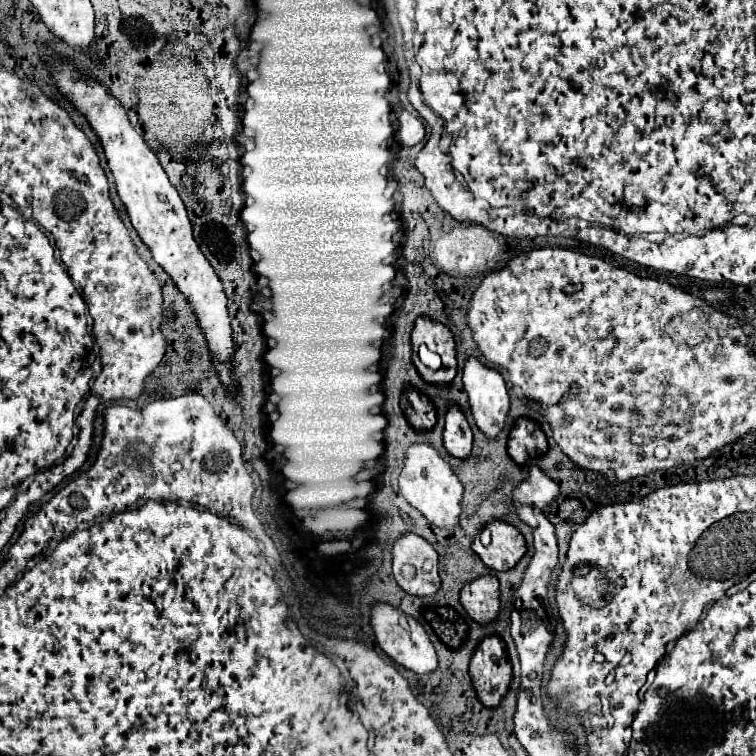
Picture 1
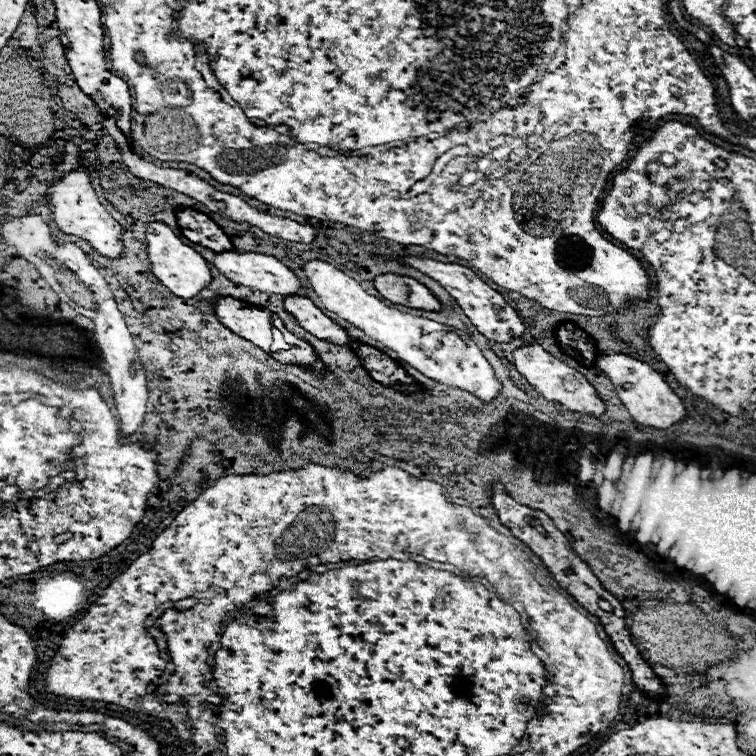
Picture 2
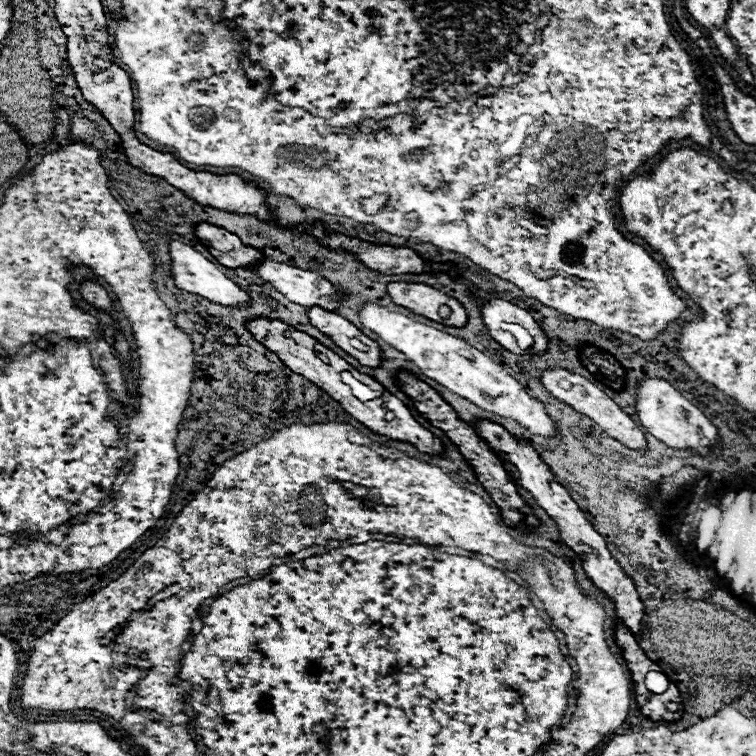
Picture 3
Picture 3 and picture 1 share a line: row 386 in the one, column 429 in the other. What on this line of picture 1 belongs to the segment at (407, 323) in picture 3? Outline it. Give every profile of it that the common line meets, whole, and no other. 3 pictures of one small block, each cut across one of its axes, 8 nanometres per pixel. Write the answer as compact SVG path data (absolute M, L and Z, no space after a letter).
M410 446L406 460L404 460L404 468L400 474L400 494L416 508L424 514L424 518L438 528L446 528L452 530L458 526L460 514L462 514L462 482L458 480L458 476L454 474L454 470L450 468L450 464L446 464L438 452L428 446Z

